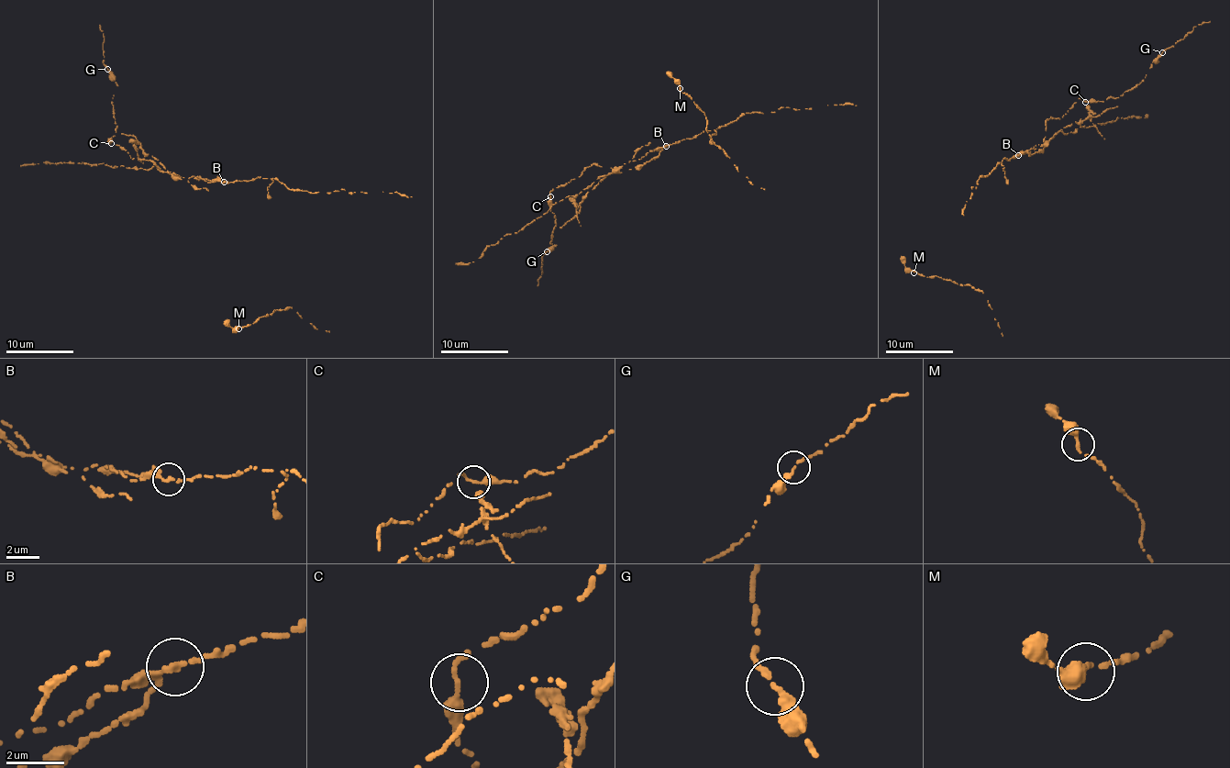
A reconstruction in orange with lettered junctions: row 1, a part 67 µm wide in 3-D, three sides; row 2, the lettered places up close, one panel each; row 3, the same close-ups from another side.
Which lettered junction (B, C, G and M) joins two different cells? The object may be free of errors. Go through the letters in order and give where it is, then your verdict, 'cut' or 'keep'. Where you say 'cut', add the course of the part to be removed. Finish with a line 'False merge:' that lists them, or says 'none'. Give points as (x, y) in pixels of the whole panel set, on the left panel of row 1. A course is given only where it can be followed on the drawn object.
B: at (224, 182); cut; foreign part runs (223, 181), (218, 177), (212, 180), (178, 178), (154, 167), (113, 167), (103, 162), (20, 166)
C: at (111, 143); keep
G: at (107, 69); keep
M: at (238, 328); keep
False merge: B

